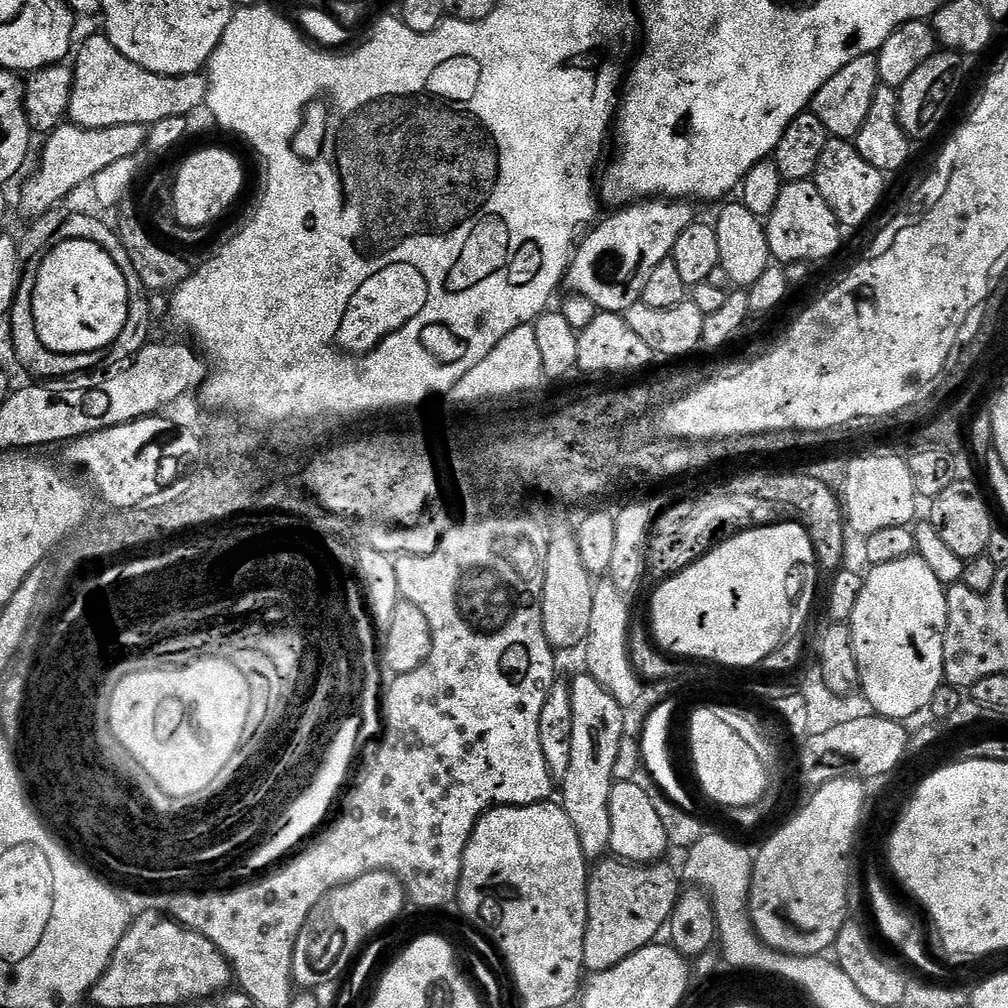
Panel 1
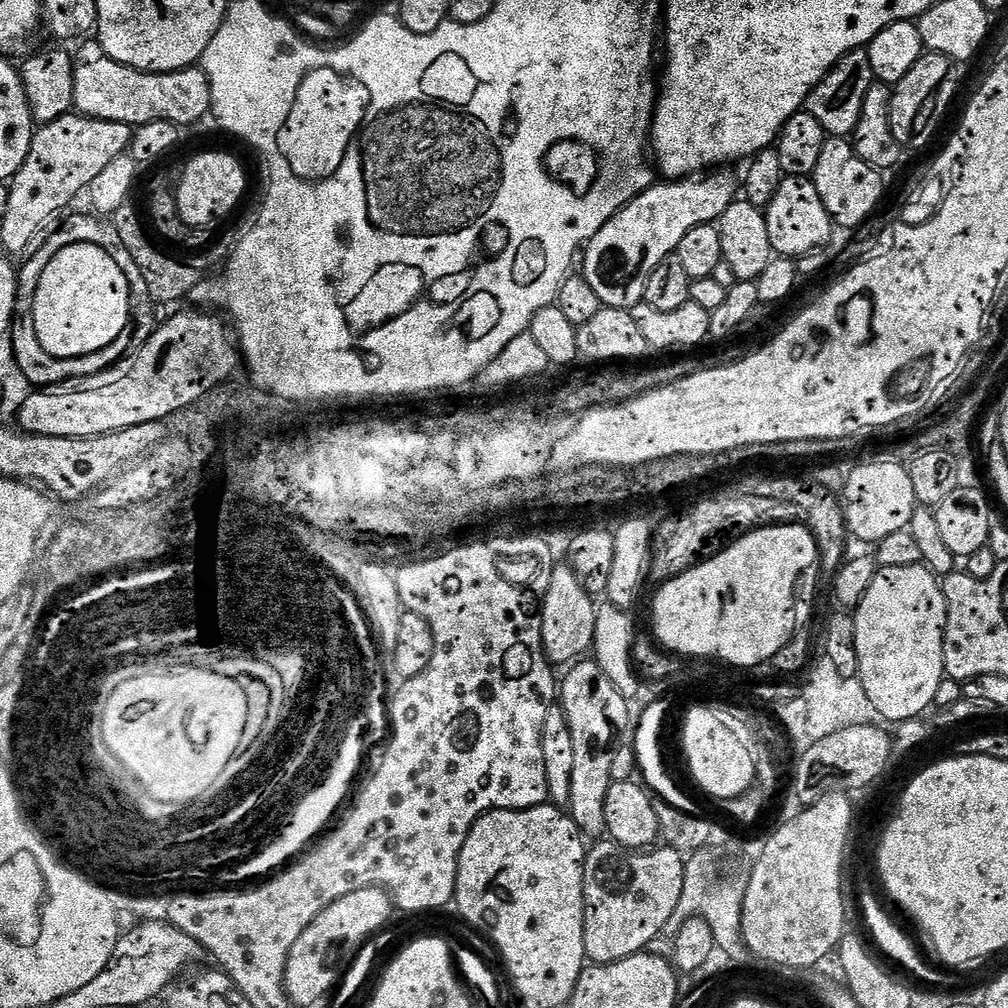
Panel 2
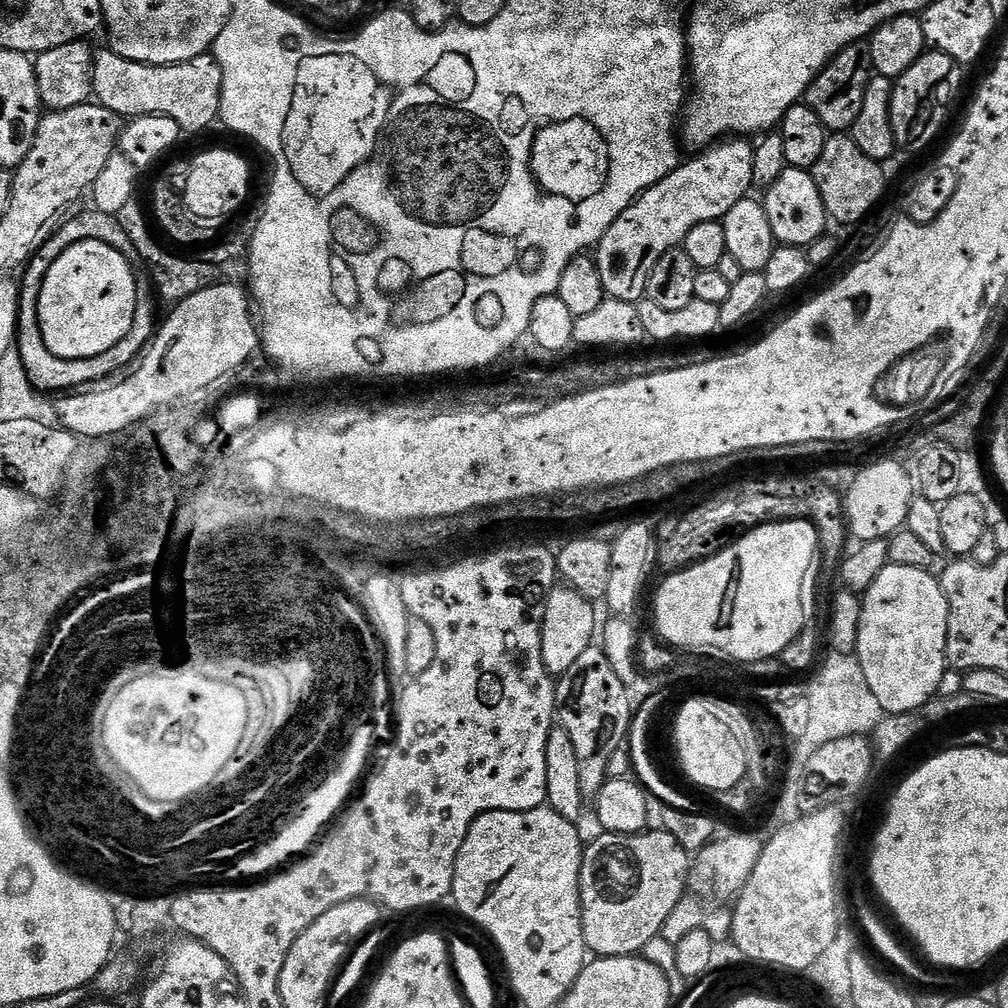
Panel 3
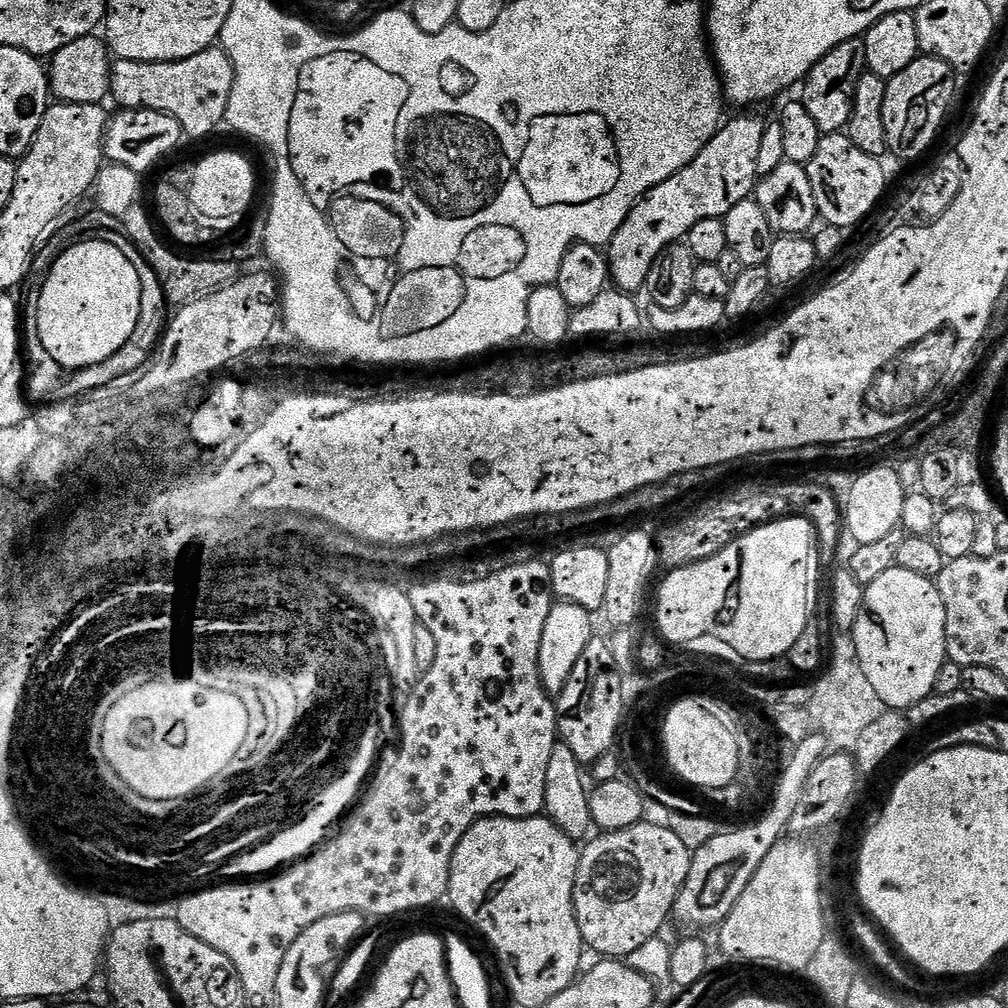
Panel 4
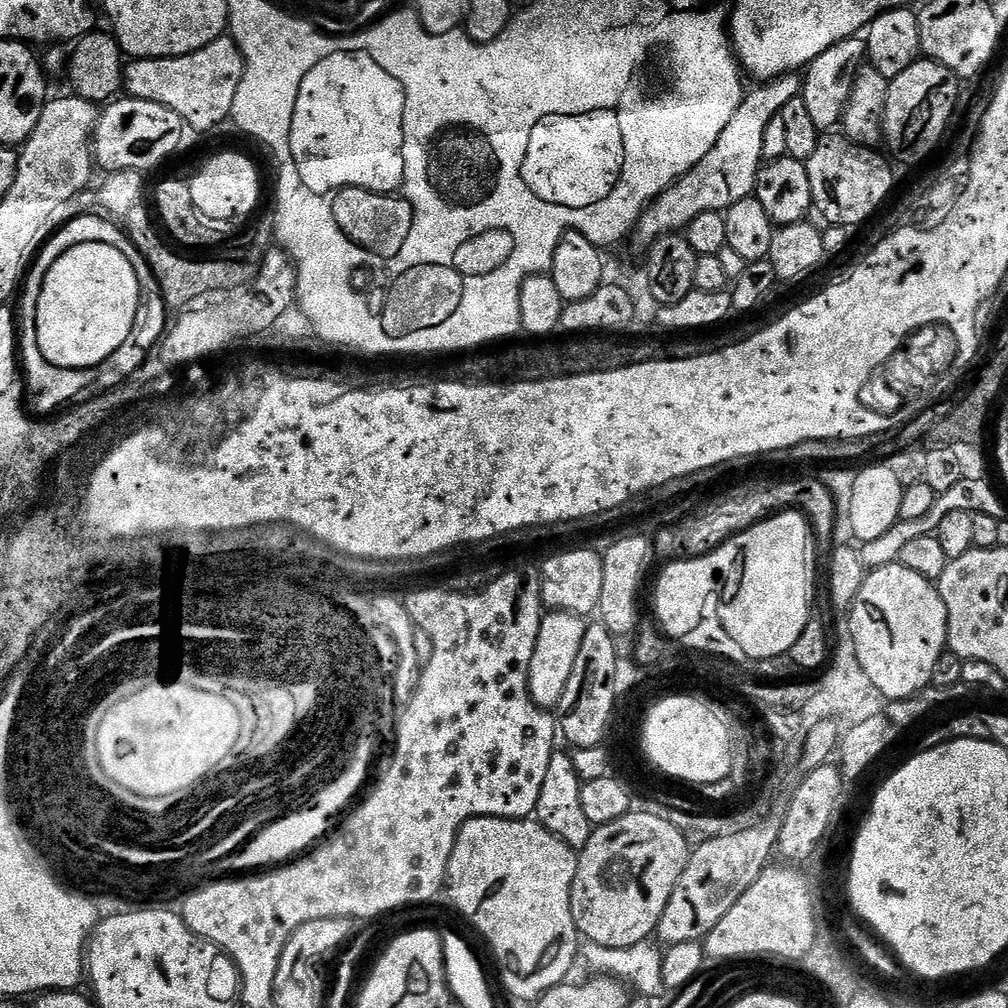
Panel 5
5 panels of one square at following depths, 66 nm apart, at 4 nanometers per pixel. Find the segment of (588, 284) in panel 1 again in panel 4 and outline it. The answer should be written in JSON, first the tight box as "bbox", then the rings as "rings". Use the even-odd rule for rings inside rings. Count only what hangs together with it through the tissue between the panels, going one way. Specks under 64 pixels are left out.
{"bbox":[606,114,765,294],"rings":[[[736,114],[732,121],[717,128],[710,142],[678,174],[666,178],[647,192],[630,210],[626,222],[606,246],[610,280],[619,291],[636,294],[647,285],[650,266],[671,244],[679,244],[698,222],[706,218],[723,220],[738,202],[755,193],[758,179],[758,146],[762,142],[765,121],[756,116]]]}

